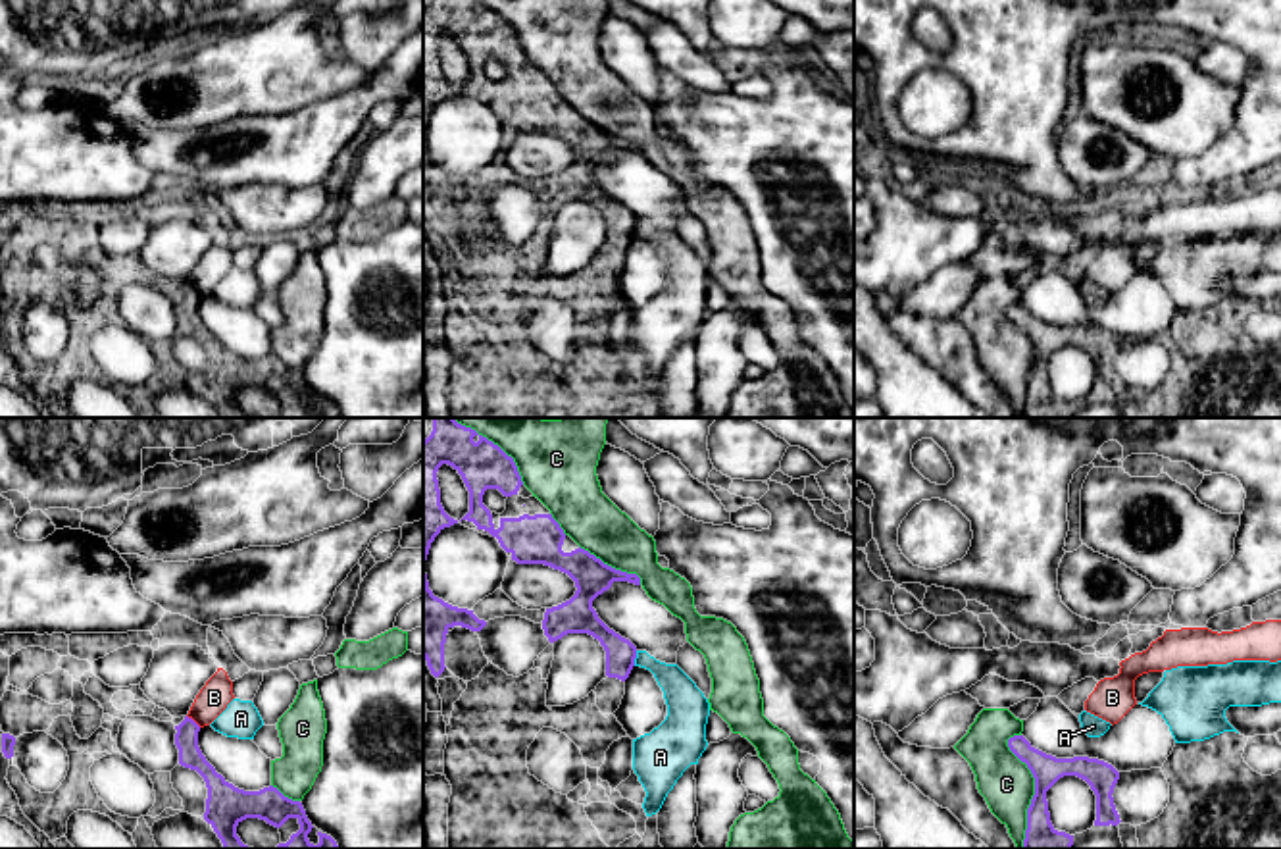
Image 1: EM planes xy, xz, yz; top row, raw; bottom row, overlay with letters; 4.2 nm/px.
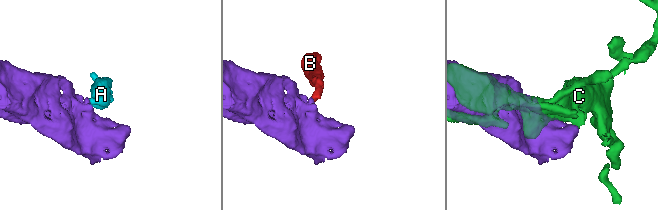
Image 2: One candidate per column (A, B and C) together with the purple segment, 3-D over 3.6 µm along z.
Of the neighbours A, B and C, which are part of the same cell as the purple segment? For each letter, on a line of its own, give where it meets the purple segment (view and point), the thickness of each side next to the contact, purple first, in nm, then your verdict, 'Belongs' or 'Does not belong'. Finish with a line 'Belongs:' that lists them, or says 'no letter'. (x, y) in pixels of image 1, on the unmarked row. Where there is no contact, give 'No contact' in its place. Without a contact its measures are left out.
A: Touches purple at xz (635, 226). Thickness 130 nm (purple) against 150 nm. Does not belong
B: Touches purple at xy (193, 289). Thickness 100 nm (purple) against 130 nm. Does not belong
C: Touches purple at yz (1035, 360). Thickness 180 nm (purple) against 220 nm. Does not belong
Belongs: no letter

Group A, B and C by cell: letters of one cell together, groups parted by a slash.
A / B / C

